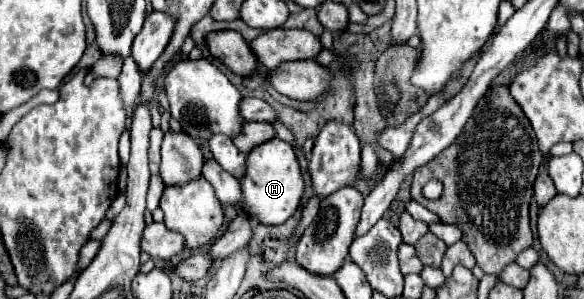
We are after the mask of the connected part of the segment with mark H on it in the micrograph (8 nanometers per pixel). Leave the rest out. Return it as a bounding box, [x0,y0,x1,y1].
[240,138,306,224]

